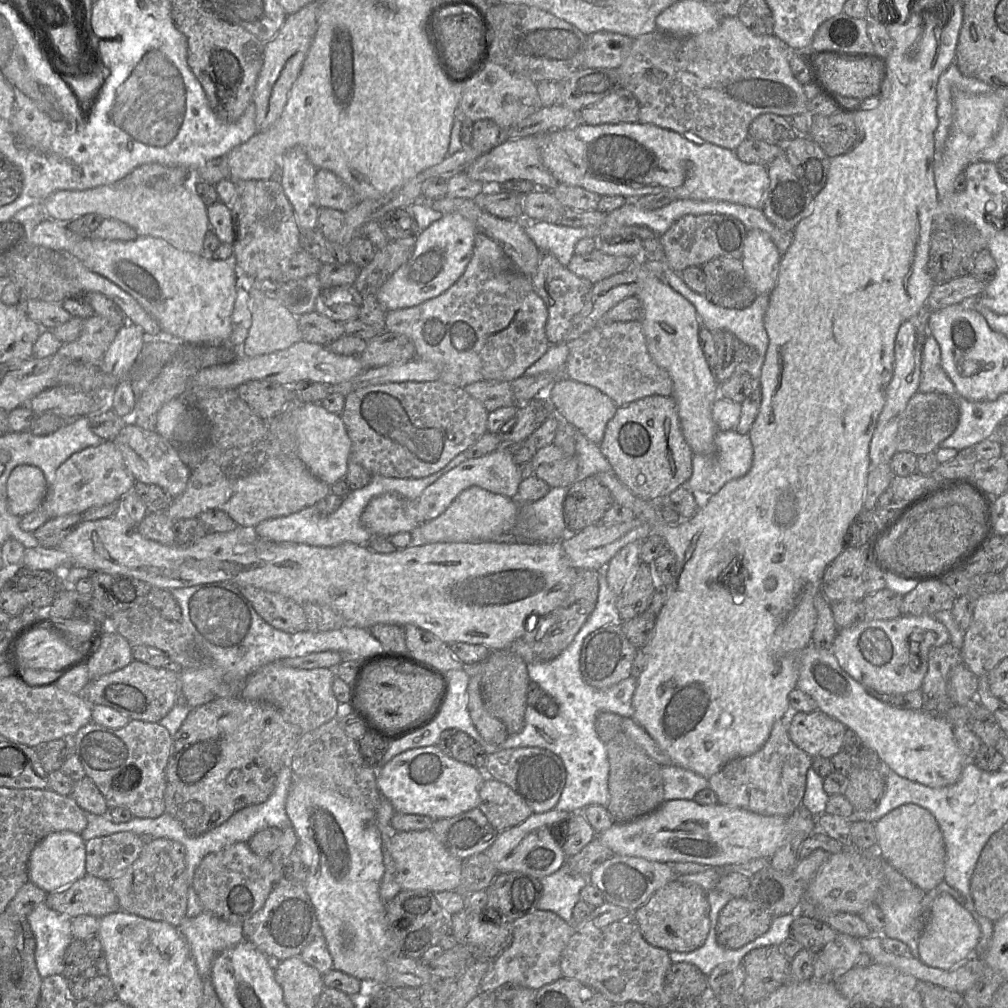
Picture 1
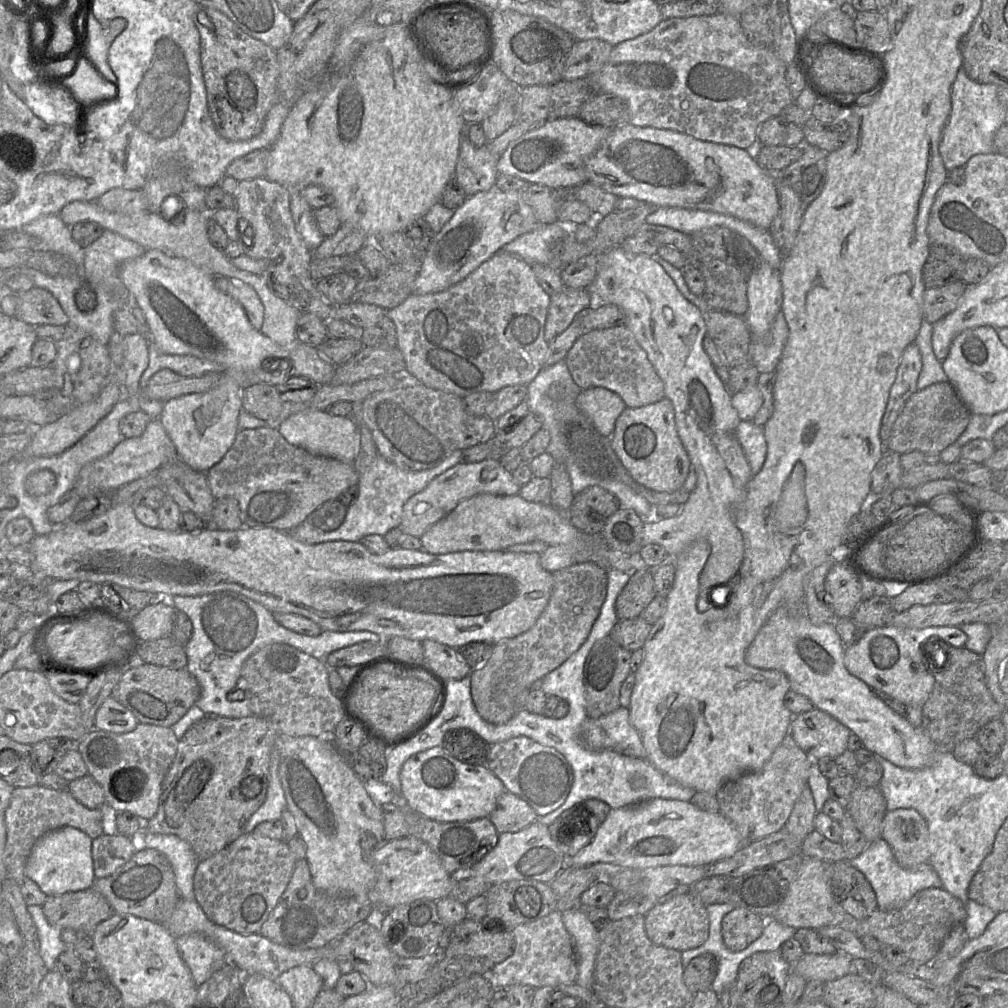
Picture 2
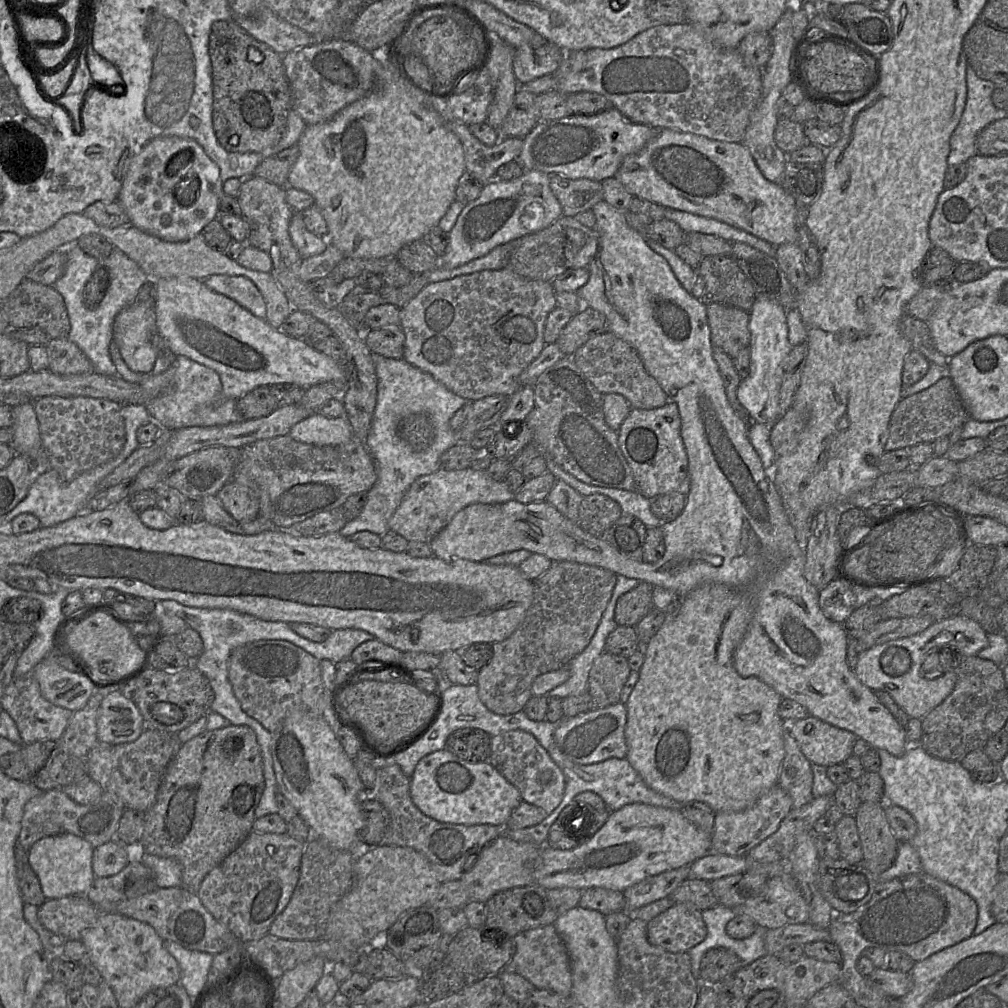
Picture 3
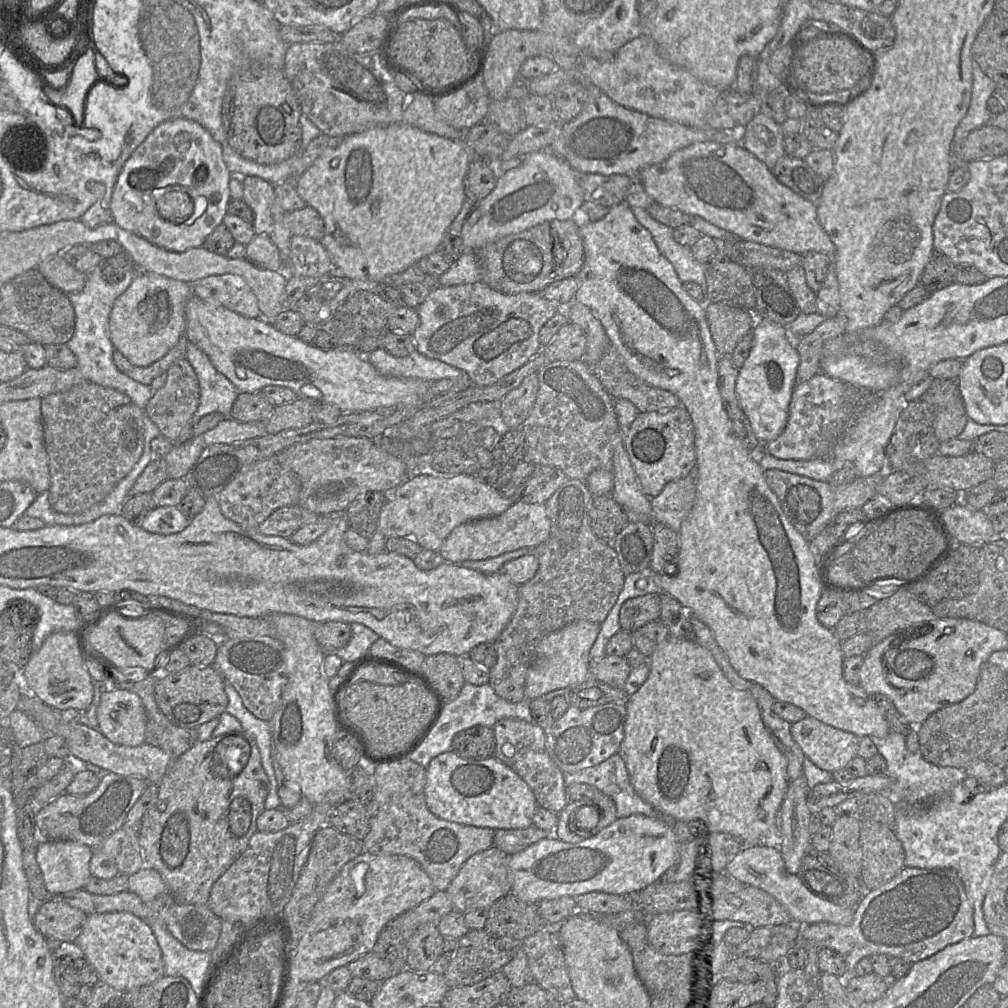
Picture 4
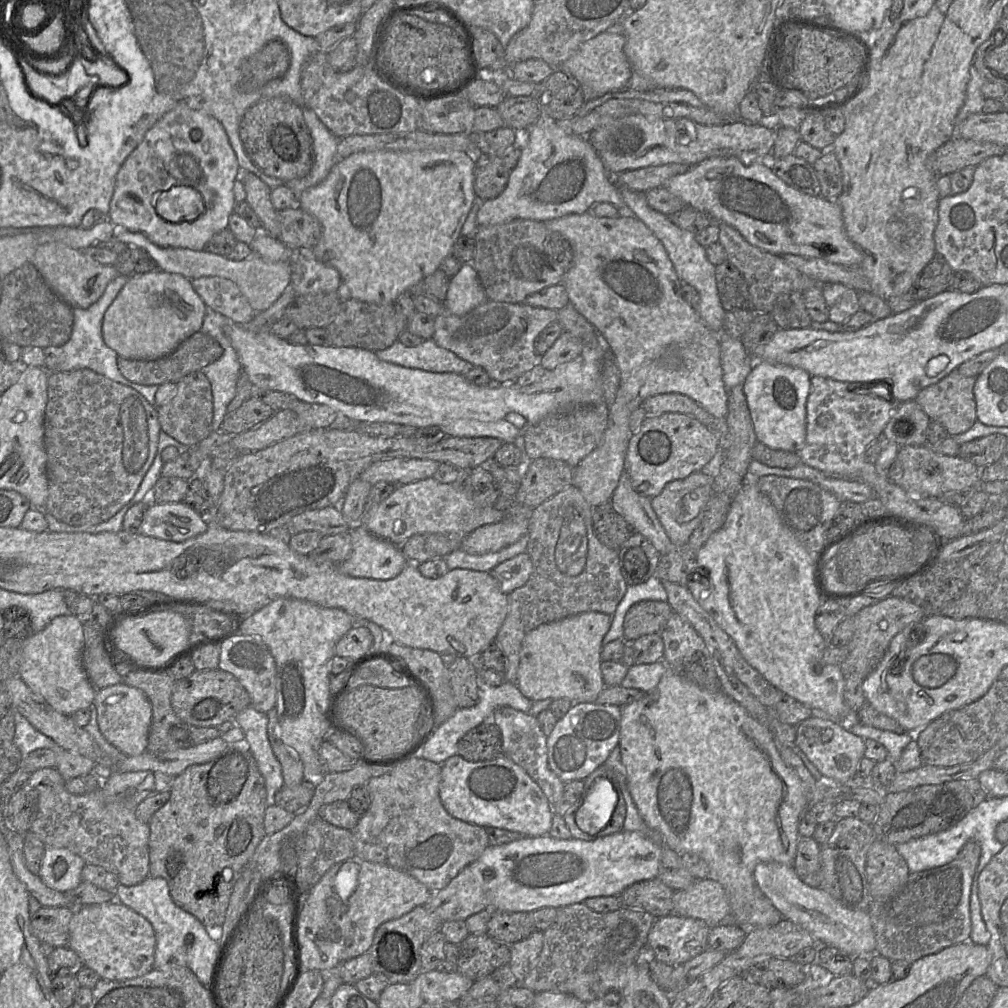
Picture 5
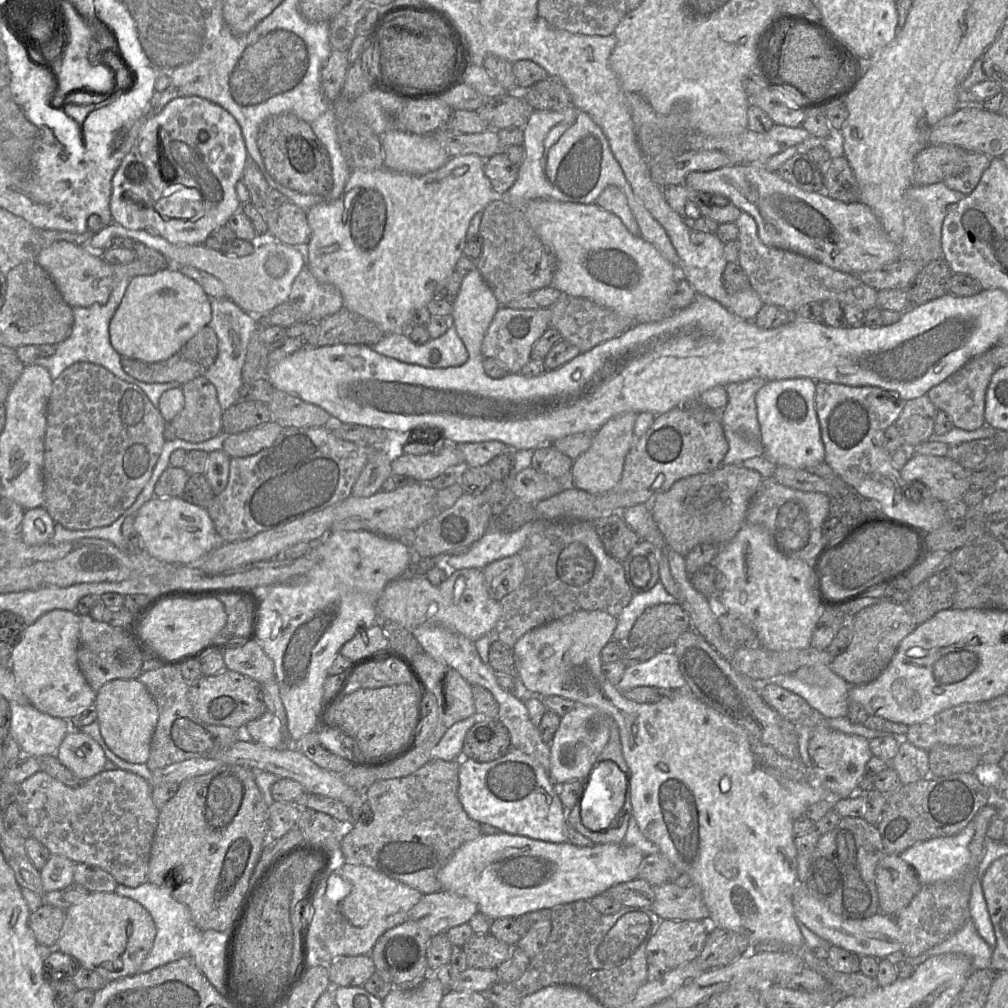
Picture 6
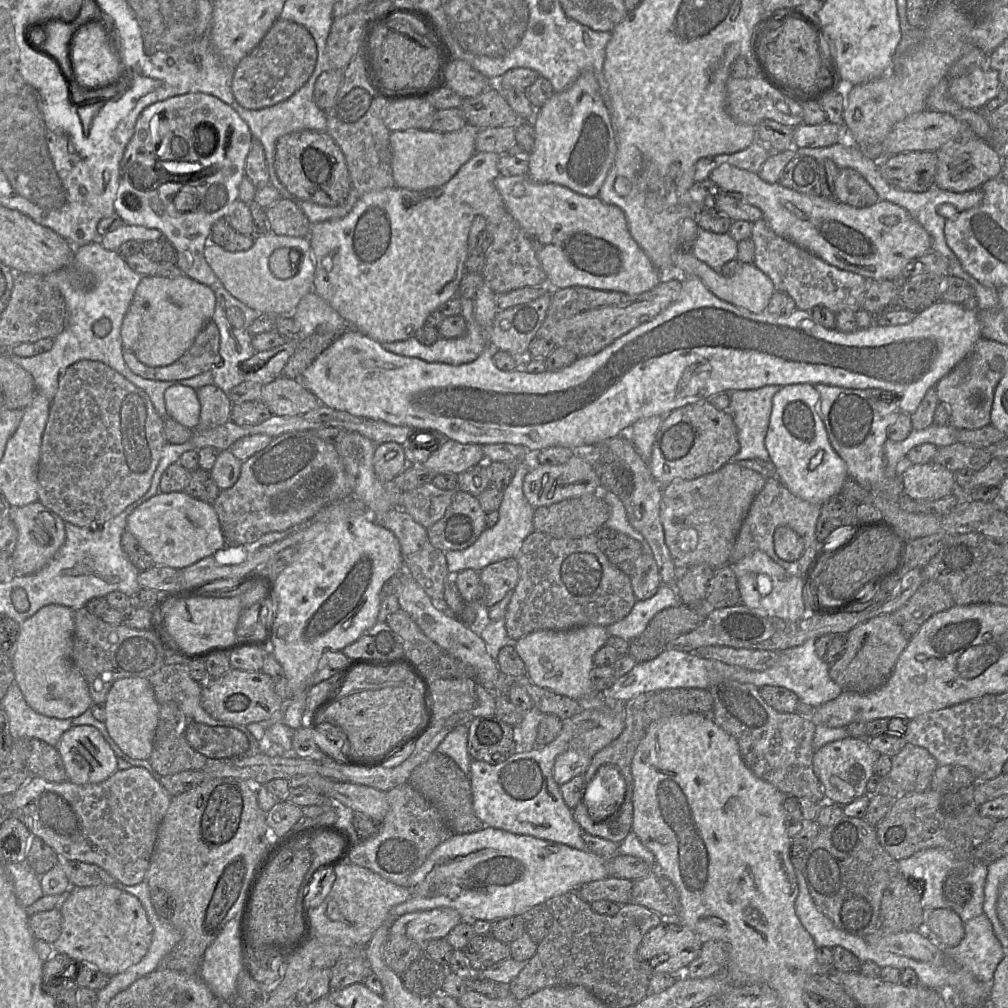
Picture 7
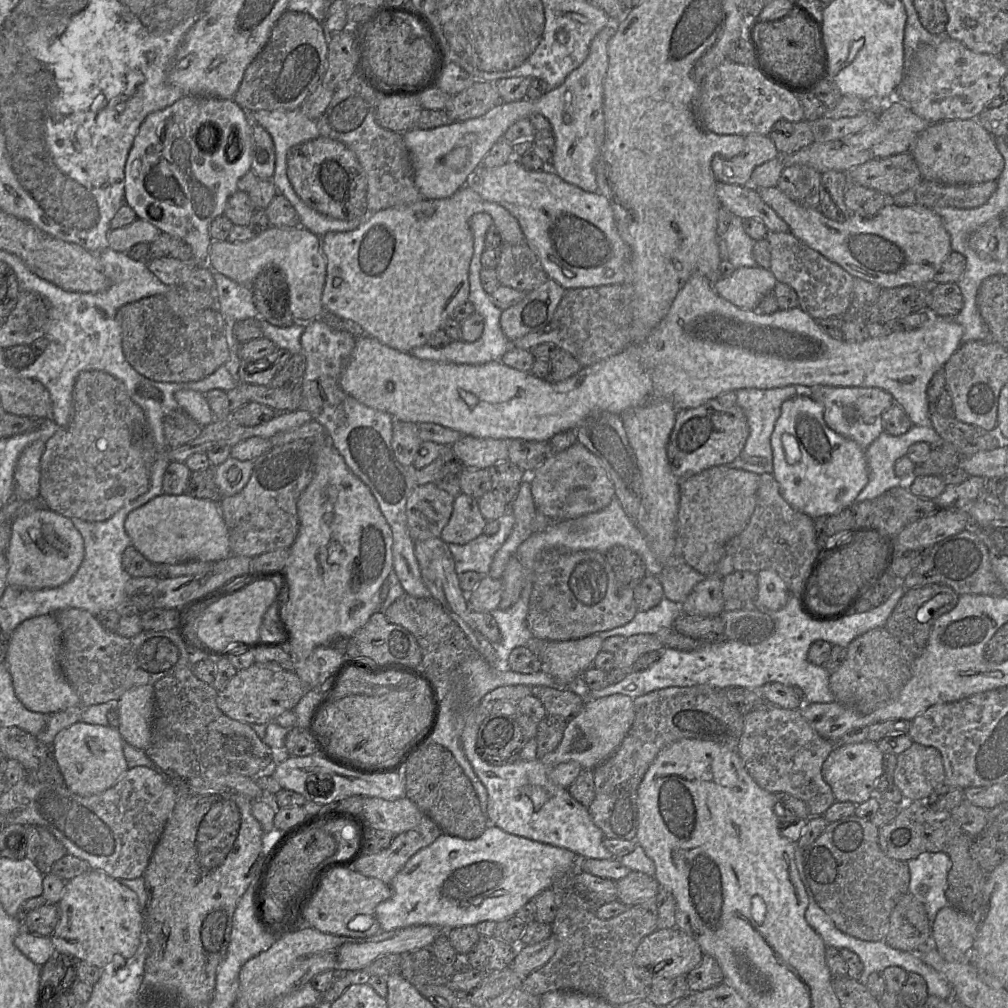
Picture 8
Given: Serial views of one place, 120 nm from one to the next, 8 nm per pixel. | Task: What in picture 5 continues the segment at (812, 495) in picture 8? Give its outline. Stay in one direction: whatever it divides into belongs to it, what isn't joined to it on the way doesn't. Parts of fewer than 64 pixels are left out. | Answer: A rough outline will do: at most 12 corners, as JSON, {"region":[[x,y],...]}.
{"region":[[766,361],[742,384],[759,443],[805,444],[811,375]]}

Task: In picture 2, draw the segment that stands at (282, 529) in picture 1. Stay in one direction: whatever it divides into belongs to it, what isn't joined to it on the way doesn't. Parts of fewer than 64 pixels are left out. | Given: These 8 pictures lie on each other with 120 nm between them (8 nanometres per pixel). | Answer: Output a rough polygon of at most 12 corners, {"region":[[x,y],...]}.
{"region":[[378,455],[360,475],[339,528],[305,520],[288,533],[309,545],[360,542],[399,527],[405,503],[461,463],[401,470]]}

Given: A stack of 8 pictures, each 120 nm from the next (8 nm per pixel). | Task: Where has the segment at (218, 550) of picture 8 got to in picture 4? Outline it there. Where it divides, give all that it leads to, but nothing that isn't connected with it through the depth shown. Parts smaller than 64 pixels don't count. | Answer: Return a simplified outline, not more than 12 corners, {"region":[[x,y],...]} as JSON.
{"region":[[156,506],[141,521],[151,533],[183,531],[190,520],[178,506]]}

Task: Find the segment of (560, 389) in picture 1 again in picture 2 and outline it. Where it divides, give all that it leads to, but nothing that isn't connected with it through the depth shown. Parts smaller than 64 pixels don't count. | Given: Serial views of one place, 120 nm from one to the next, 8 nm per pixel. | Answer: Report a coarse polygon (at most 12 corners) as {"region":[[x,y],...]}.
{"region":[[601,387],[581,390],[576,405],[596,430],[612,437],[627,408]]}

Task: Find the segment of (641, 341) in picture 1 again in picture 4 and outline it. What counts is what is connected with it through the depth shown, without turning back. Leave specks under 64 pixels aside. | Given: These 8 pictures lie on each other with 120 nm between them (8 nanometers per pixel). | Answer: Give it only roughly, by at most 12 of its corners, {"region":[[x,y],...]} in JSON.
{"region":[[612,344],[590,369],[641,413],[681,406],[633,375]]}

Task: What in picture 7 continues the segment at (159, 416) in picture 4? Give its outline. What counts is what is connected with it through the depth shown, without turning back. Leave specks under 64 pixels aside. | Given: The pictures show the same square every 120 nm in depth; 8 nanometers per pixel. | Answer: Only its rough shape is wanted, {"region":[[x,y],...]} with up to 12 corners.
{"region":[[218,386],[195,390],[201,409],[194,433],[230,420],[233,402]]}

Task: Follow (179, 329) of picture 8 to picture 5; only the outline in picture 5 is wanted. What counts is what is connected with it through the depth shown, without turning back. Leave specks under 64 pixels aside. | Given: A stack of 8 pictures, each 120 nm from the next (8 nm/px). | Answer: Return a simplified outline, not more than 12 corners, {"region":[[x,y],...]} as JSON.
{"region":[[198,331],[156,360],[118,356],[128,380],[176,383],[217,360],[221,345]]}

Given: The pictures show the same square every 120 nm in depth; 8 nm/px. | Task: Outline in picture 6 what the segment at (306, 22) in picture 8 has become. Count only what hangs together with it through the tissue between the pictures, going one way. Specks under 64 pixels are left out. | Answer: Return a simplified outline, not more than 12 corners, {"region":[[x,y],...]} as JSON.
{"region":[[275,30],[231,68],[242,106],[293,89],[308,68],[304,41]]}

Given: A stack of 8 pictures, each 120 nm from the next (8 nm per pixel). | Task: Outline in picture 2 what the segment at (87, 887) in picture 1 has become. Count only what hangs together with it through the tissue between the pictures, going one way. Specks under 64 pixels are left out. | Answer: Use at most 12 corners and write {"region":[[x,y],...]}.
{"region":[[92,887],[47,896],[51,925],[90,935],[114,913]]}

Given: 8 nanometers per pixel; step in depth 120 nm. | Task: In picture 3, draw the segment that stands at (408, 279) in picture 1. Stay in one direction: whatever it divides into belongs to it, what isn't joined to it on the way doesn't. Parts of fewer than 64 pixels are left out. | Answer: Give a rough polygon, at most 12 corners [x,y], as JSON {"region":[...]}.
{"region":[[550,176],[493,179],[449,232],[453,269],[563,216]]}

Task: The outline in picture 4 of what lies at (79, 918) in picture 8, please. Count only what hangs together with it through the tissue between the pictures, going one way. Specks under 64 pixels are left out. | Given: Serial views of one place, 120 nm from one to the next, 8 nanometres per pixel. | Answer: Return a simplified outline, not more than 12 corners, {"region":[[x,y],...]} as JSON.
{"region":[[87,915],[74,943],[99,980],[133,990],[165,975],[151,927]]}

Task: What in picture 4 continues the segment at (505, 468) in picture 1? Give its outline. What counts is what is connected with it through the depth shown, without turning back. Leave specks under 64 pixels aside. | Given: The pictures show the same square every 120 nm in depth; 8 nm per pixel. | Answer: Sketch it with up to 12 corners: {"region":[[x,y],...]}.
{"region":[[413,473],[376,531],[438,551],[513,504],[475,475]]}

